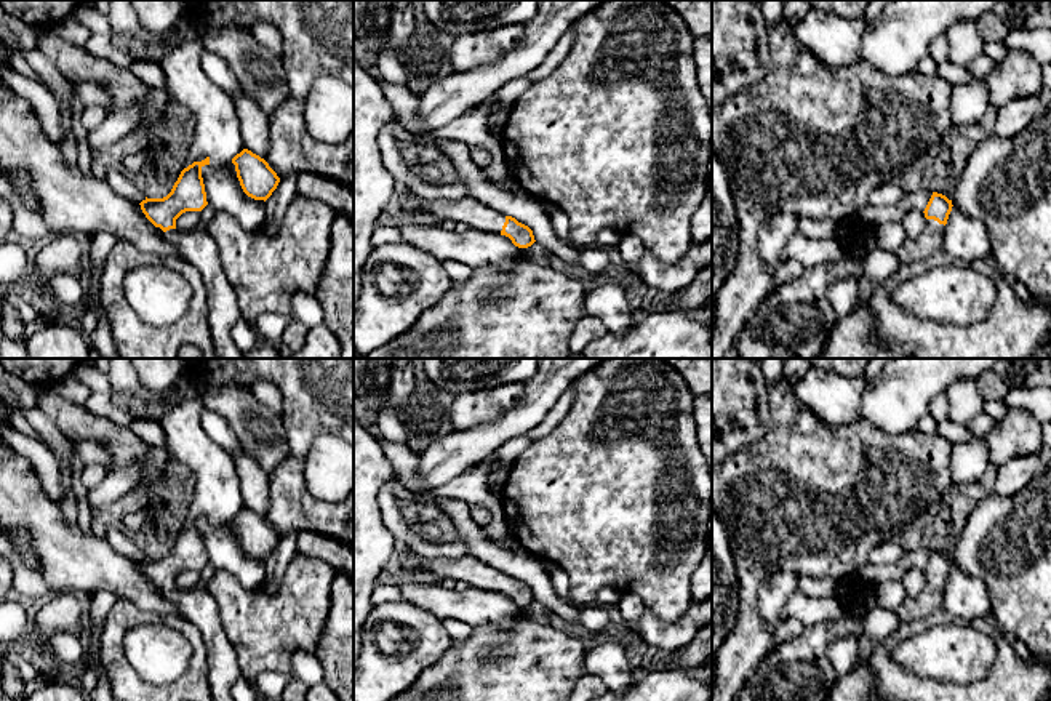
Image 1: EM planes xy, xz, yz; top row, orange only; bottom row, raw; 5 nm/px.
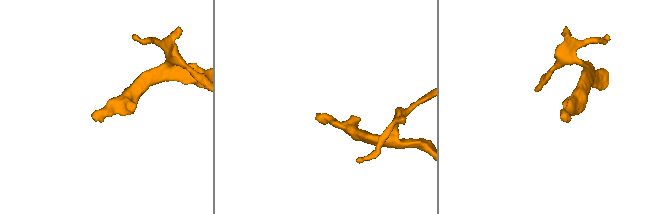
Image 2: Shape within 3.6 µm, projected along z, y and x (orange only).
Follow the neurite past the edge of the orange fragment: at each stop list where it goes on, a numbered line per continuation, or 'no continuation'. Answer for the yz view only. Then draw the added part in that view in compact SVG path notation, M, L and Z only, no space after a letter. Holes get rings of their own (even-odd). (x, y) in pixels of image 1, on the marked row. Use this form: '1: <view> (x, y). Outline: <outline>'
1: yz (915, 250). Outline: M926 219L923 232L915 238L907 238L896 251L901 266L921 262L942 250L945 226L934 219Z

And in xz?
1: xz (467, 210). Outline: M398 187L392 208L426 210L442 221L462 222L469 229L501 234L506 214L483 205L477 198L466 195L461 198L424 200L416 197L410 189Z

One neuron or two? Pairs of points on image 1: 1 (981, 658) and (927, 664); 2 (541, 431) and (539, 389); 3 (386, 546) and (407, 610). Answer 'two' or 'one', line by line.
1: one
2: two
3: two

